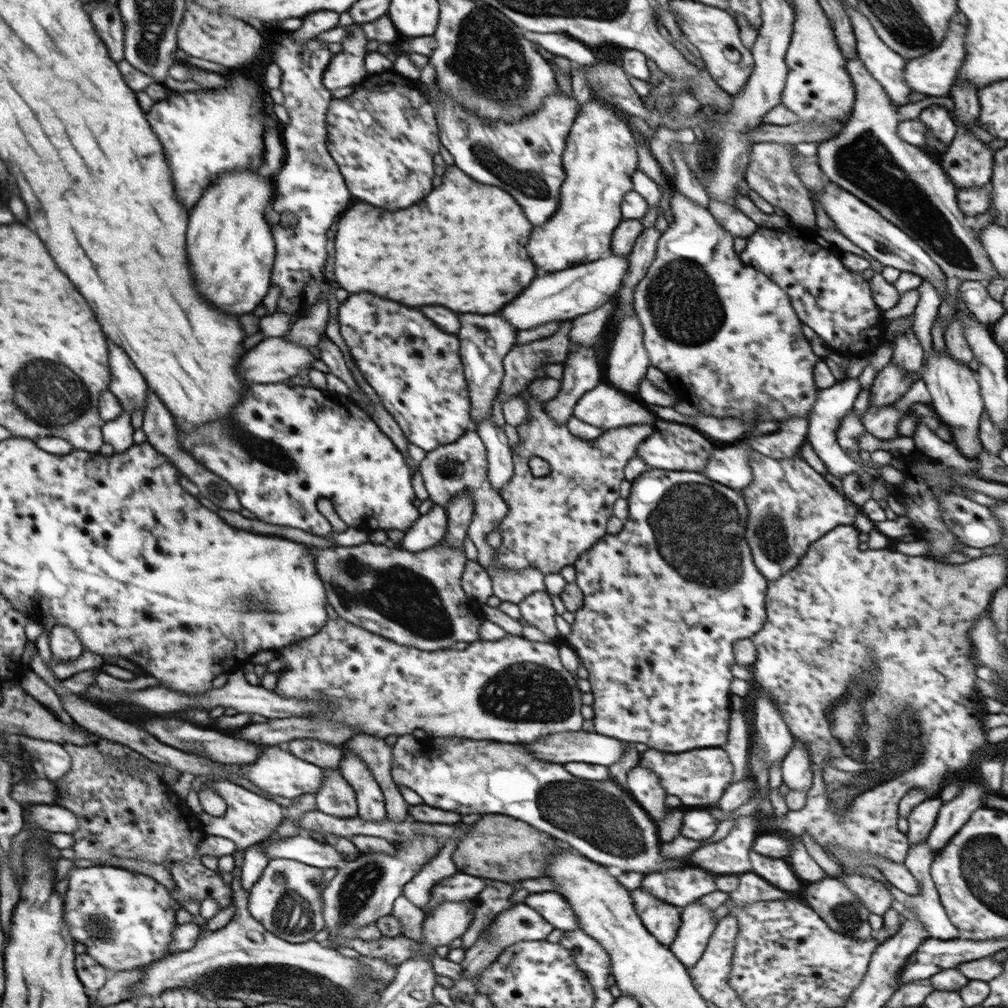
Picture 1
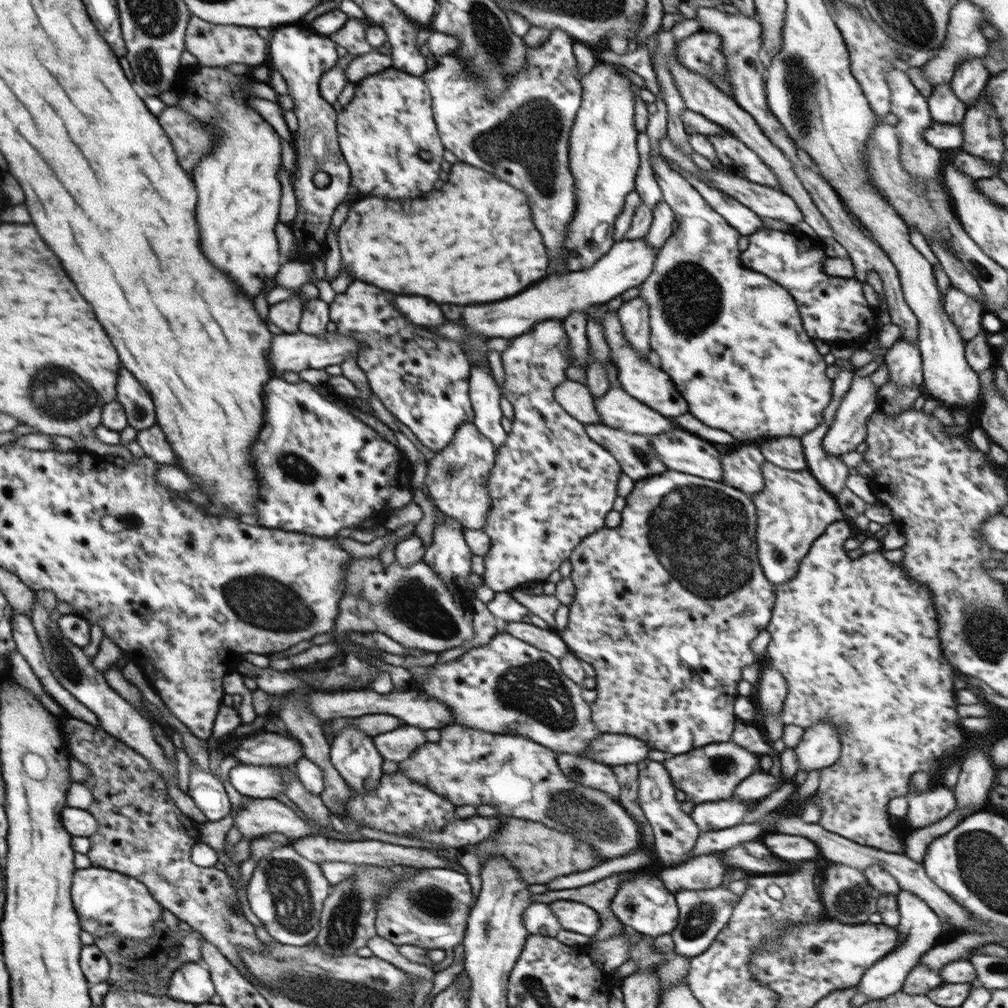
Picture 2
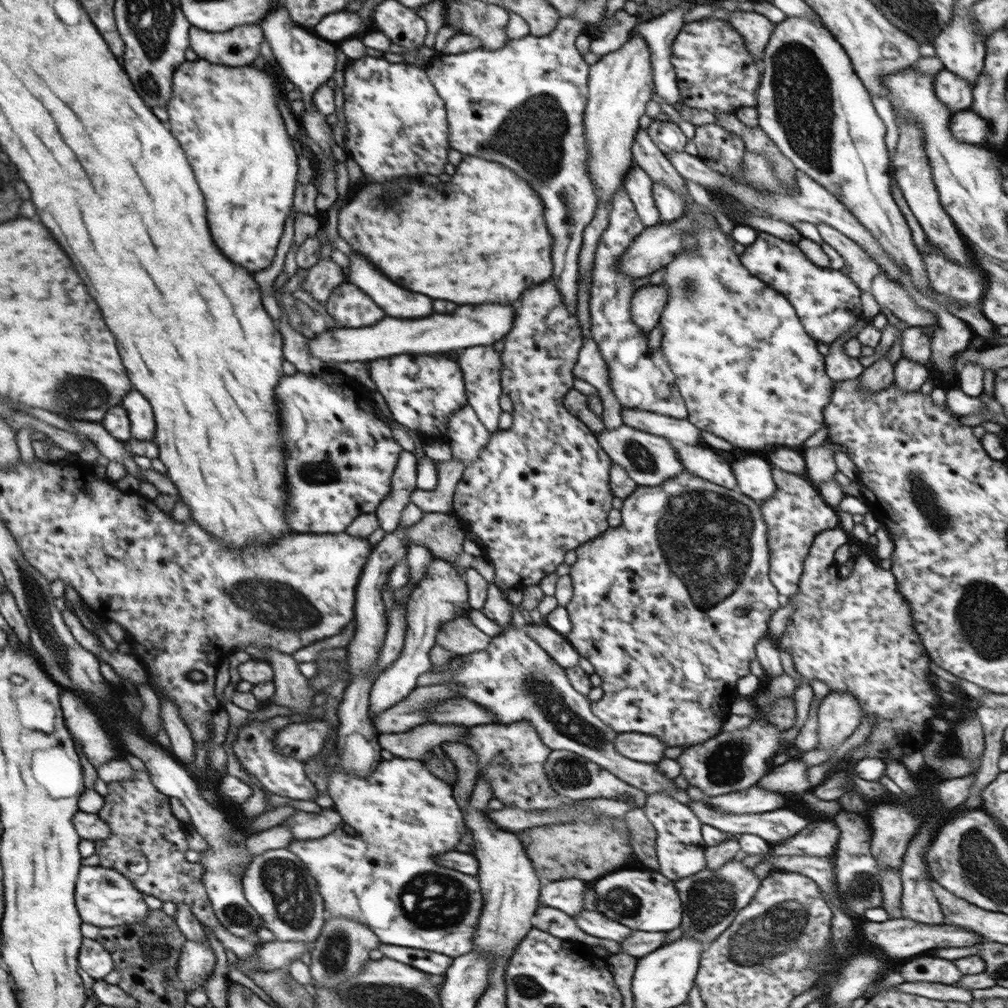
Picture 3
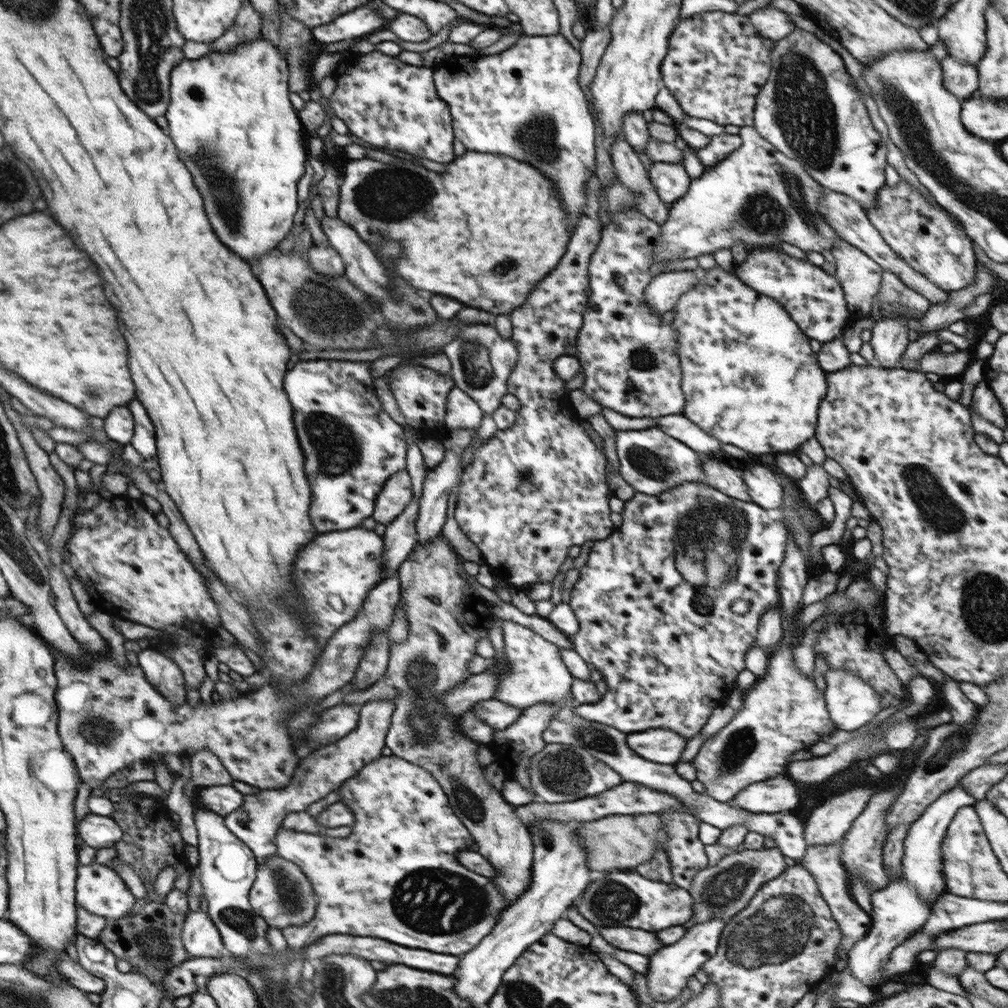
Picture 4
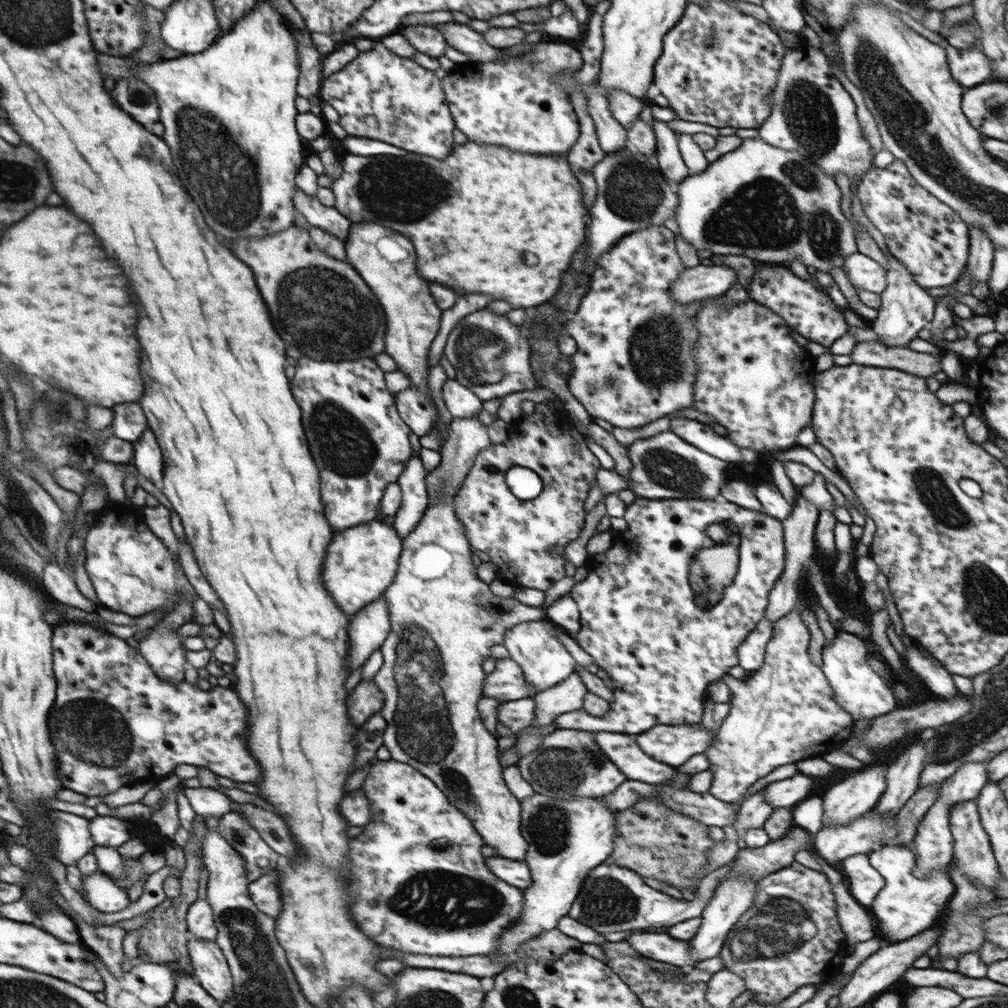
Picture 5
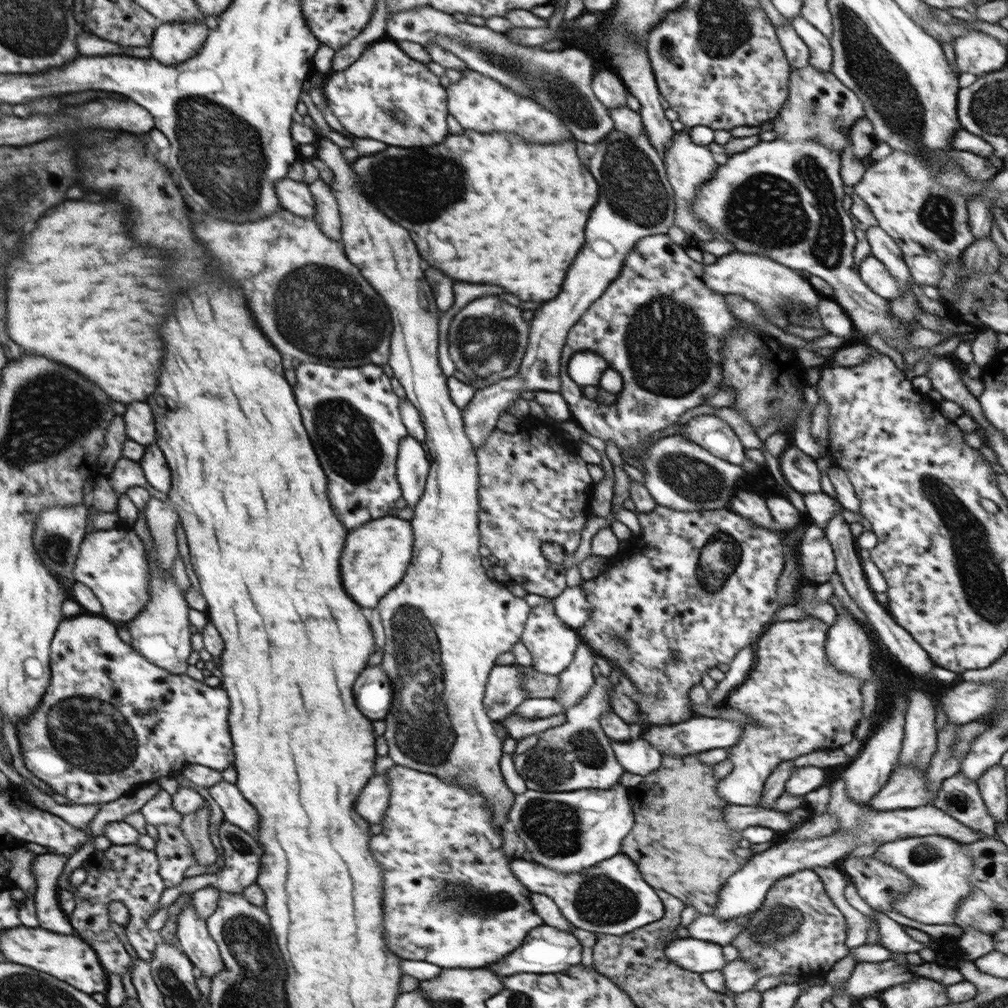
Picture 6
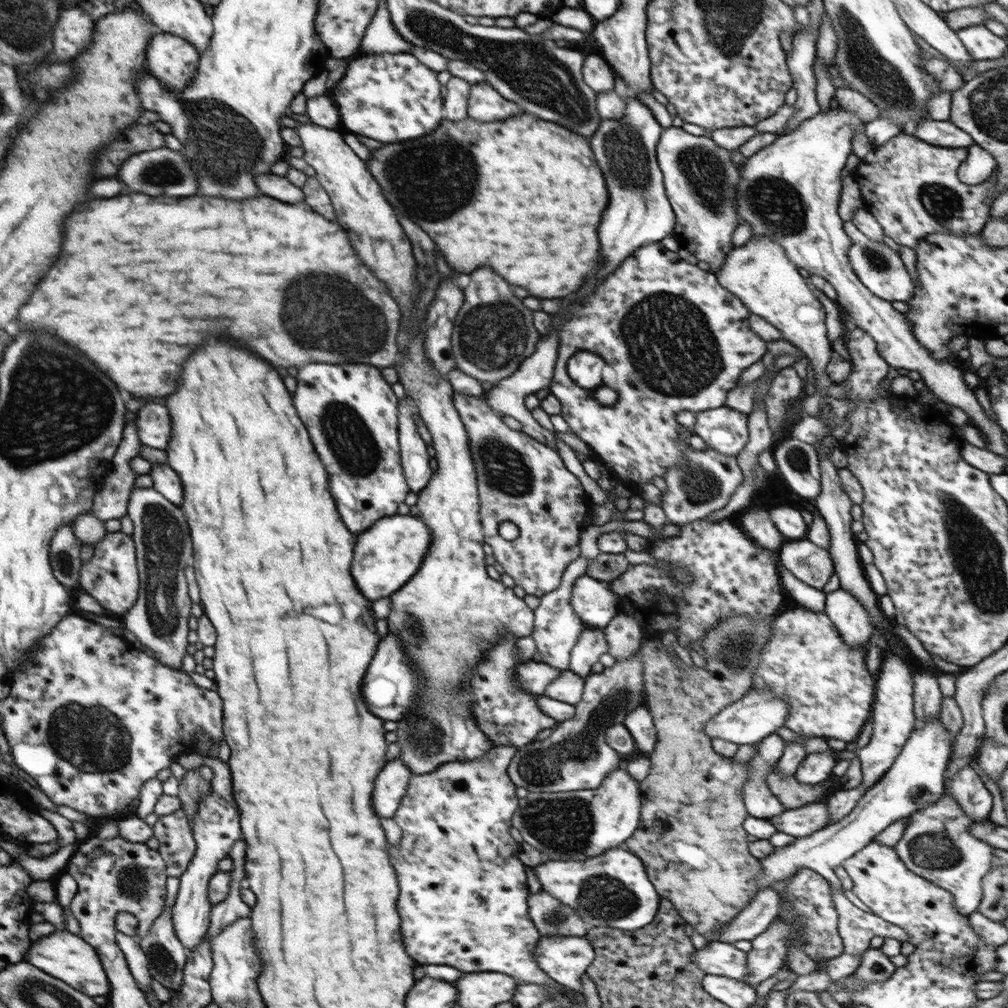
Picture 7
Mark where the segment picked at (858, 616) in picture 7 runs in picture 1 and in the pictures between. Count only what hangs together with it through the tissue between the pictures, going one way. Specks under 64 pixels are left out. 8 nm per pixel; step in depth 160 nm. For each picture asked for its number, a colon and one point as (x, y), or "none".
1: (797, 774)
2: (820, 746)
3: (840, 714)
4: (852, 703)
5: (858, 689)
6: (848, 648)

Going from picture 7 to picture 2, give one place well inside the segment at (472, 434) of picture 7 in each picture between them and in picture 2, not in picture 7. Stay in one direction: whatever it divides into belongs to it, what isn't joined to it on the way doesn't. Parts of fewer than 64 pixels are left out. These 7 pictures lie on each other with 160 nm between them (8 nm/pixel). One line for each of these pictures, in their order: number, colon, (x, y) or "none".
2: (551, 485)
3: (540, 488)
4: (533, 490)
5: (519, 535)
6: (532, 491)

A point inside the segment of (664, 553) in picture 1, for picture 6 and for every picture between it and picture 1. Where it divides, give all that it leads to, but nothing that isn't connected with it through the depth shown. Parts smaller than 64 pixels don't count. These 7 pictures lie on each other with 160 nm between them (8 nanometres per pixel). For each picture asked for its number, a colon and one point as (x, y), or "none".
2: (667, 602)
3: (646, 612)
4: (668, 658)
5: (647, 609)
6: (693, 588)

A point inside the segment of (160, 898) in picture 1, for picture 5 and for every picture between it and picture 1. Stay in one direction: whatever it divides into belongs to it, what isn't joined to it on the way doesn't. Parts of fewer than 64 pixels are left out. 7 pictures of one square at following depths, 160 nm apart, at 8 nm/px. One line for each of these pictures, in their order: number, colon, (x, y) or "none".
2: (110, 903)
3: (106, 898)
4: (100, 890)
5: (101, 891)

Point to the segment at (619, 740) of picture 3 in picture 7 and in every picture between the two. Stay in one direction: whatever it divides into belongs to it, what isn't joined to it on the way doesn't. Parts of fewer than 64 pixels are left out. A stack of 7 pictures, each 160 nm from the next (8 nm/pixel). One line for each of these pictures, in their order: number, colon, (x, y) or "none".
4: (663, 746)
5: (674, 745)
6: (699, 734)
7: (759, 713)

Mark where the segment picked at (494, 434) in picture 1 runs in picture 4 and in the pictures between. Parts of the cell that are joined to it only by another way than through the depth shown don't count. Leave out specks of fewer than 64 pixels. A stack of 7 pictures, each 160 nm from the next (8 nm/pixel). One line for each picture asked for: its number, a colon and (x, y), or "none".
2: (485, 395)
3: (481, 366)
4: (481, 360)

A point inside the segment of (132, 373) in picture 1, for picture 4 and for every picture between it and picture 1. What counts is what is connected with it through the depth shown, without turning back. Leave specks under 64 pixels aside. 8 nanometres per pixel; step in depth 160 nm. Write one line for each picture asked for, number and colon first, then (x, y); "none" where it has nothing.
2: (138, 407)
3: (137, 408)
4: (143, 440)

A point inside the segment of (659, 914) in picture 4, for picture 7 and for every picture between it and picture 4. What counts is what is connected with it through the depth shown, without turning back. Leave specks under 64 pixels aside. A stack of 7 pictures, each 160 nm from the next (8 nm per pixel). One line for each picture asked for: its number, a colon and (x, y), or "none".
5: (612, 899)
6: (611, 897)
7: (613, 889)

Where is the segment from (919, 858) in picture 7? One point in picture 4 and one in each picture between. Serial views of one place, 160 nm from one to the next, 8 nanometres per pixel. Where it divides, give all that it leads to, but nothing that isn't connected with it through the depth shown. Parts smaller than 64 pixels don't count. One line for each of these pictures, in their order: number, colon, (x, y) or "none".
4: (898, 912)
5: (906, 905)
6: (939, 866)

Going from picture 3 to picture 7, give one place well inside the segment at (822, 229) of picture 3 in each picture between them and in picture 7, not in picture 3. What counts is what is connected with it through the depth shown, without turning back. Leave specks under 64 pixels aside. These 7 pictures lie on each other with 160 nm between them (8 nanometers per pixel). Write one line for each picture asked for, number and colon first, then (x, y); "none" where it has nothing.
4: (860, 276)
5: (864, 272)
6: (872, 272)
7: (878, 267)

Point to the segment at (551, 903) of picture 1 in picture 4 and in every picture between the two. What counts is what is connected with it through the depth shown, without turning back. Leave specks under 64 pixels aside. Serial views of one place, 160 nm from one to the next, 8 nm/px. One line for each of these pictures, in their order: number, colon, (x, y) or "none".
2: (574, 916)
3: (590, 921)
4: (635, 940)

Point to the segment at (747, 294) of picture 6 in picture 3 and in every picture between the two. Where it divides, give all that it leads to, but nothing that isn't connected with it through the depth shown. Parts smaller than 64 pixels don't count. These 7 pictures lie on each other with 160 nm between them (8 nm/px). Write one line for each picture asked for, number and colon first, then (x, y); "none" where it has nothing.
3: (647, 303)
4: (665, 289)
5: (700, 282)

